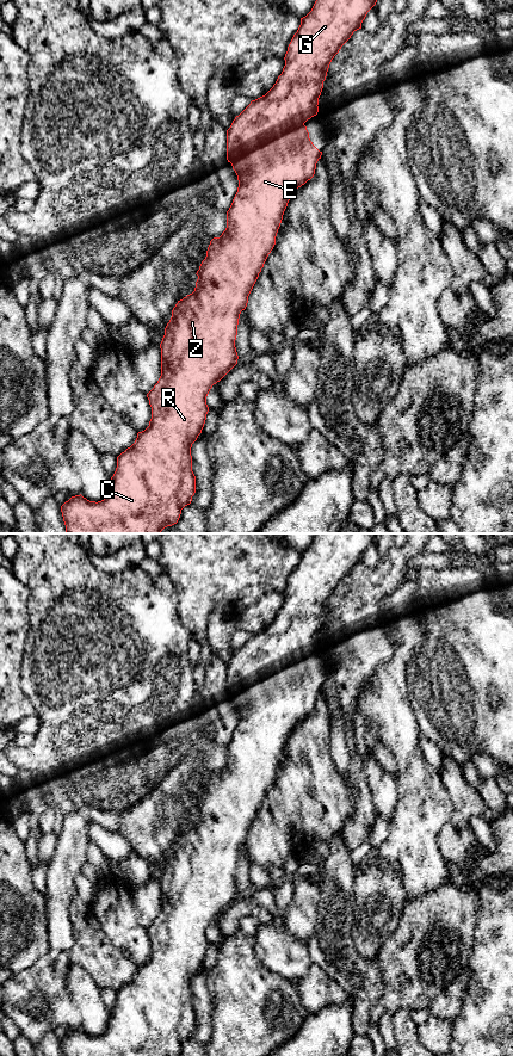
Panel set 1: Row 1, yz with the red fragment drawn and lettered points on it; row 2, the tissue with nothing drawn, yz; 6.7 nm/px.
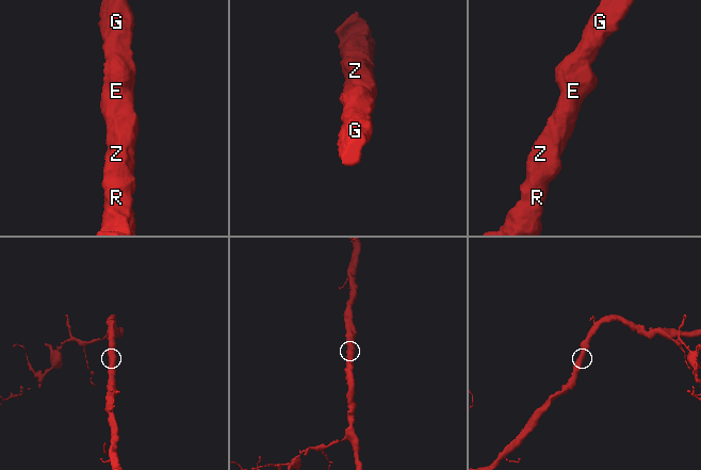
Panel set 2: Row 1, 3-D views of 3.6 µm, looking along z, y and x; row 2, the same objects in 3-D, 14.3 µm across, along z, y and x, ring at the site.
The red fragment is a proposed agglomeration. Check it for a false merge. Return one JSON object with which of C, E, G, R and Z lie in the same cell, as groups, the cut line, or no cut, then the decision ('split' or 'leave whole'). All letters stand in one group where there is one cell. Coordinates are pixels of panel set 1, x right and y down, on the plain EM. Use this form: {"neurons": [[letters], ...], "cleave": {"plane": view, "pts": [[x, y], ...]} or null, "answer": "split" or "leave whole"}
{"neurons": [["C", "E", "G", "R", "Z"]], "cleave": null, "answer": "leave whole"}

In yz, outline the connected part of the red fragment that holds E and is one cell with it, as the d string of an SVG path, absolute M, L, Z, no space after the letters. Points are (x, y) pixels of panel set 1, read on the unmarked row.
M317 533L311 545L303 552L301 552L301 560L297 567L293 569L288 586L285 588L285 600L282 609L278 611L273 622L262 631L252 635L251 638L233 655L230 662L227 665L227 694L231 698L239 715L237 727L233 734L233 737L227 746L227 762L220 772L214 772L206 785L206 791L202 796L199 804L197 805L198 814L196 816L194 826L183 834L178 835L172 845L172 852L165 863L165 870L160 878L161 883L161 910L154 922L147 928L149 939L152 941L152 953L149 961L137 968L135 977L122 987L117 992L117 1002L111 1012L110 1025L106 1032L101 1036L89 1036L81 1029L72 1031L61 1040L63 1056L178 1056L181 1049L181 1044L190 1039L192 1031L196 1027L196 1011L192 1006L192 990L191 982L202 968L204 962L209 941L206 939L206 931L214 919L220 916L236 898L237 887L235 882L235 875L237 870L237 859L240 848L246 844L248 838L248 830L264 802L264 798L276 779L276 771L280 761L284 746L288 741L295 725L310 715L316 704L316 698L321 693L322 686L320 686L310 675L309 667L304 657L319 647L319 632L323 623L323 616L326 615L329 599L334 591L339 587L341 581L351 573L354 566L361 563L361 557L365 554L367 546L376 539L378 533Z

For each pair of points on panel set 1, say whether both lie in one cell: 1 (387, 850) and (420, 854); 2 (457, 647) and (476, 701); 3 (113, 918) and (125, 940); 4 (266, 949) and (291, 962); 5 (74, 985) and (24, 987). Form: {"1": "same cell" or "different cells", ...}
{"1": "same cell", "2": "same cell", "3": "same cell", "4": "same cell", "5": "different cells"}

